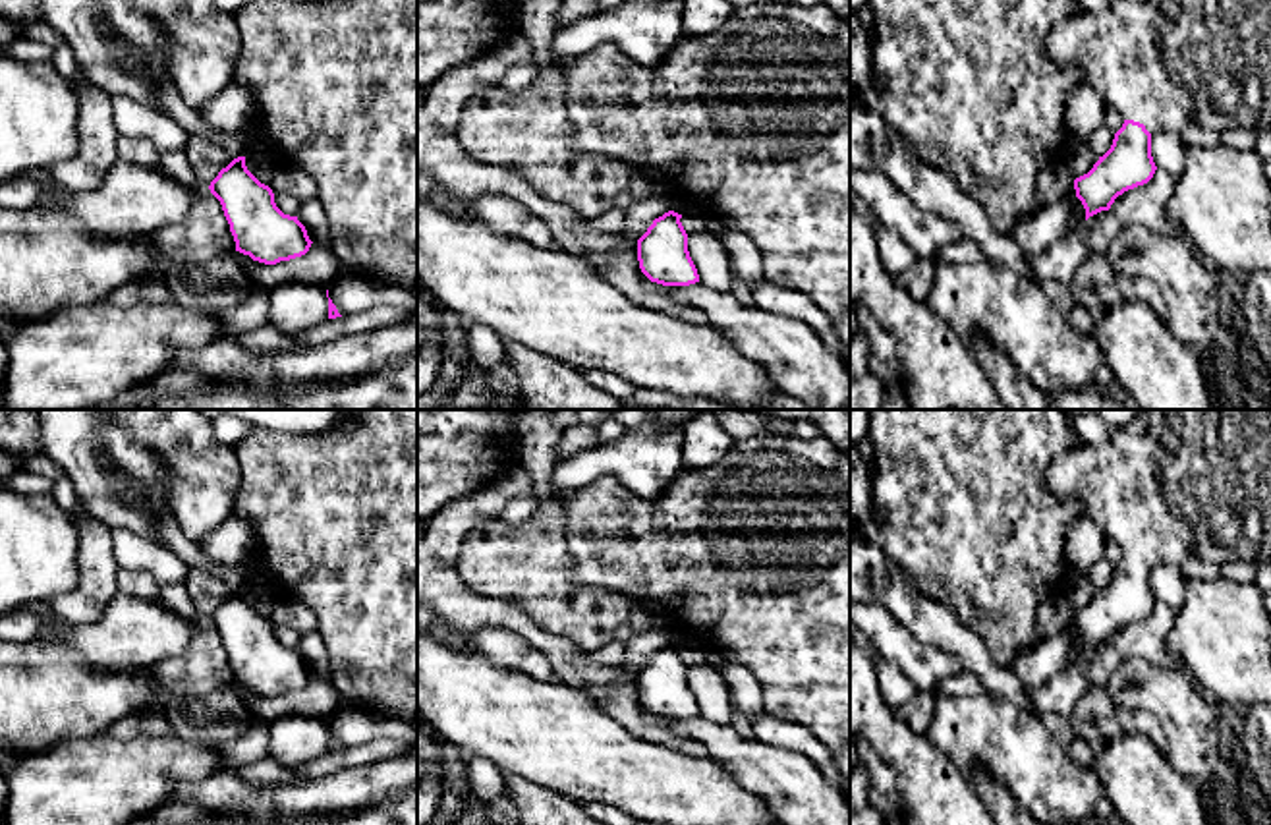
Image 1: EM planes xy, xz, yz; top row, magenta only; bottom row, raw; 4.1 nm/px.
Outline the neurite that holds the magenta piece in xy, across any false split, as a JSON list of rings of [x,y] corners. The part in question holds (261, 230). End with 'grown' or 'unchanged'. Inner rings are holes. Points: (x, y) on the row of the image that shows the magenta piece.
[[[245,156],[234,158],[209,185],[220,201],[236,251],[253,261],[276,265],[301,257],[311,240],[297,216],[284,214],[268,185],[261,184],[245,166]]] | unchanged

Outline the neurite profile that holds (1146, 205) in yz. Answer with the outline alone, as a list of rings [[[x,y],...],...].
[[[1157,168],[1147,184],[1118,195],[1109,211],[1122,226],[1138,224],[1161,236],[1182,236],[1182,226],[1167,209],[1174,187],[1176,178]]]

